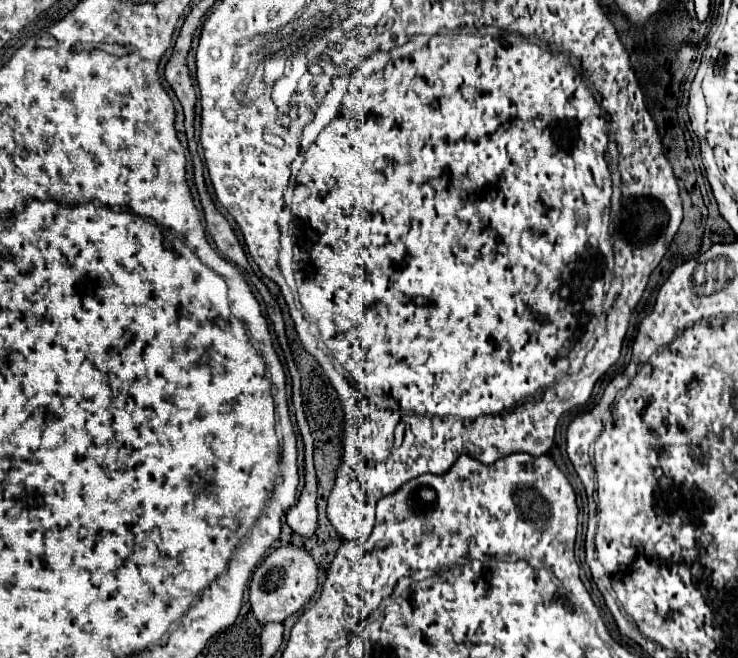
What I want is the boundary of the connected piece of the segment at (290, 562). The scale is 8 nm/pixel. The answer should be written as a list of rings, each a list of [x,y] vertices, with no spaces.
[[[280,546],[276,548],[254,572],[250,584],[250,604],[252,614],[258,624],[284,622],[290,614],[298,612],[316,592],[318,586],[318,568],[310,554],[298,546]]]

